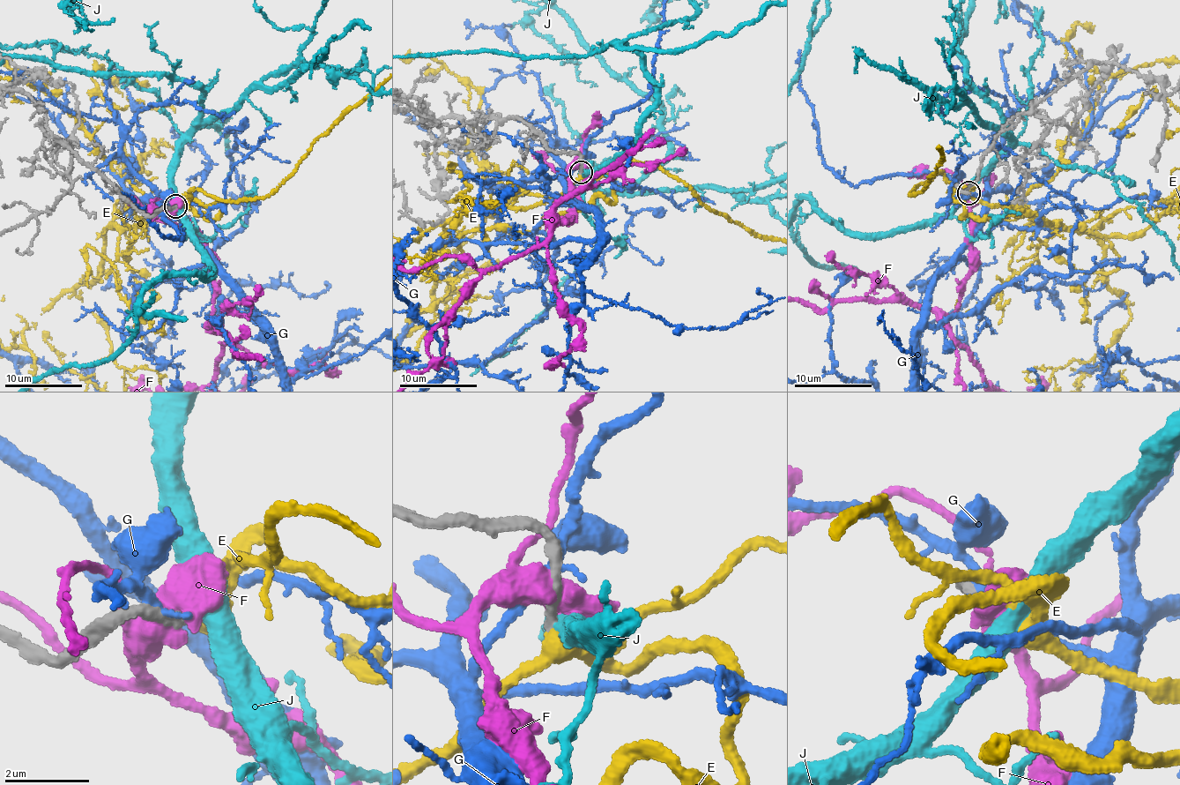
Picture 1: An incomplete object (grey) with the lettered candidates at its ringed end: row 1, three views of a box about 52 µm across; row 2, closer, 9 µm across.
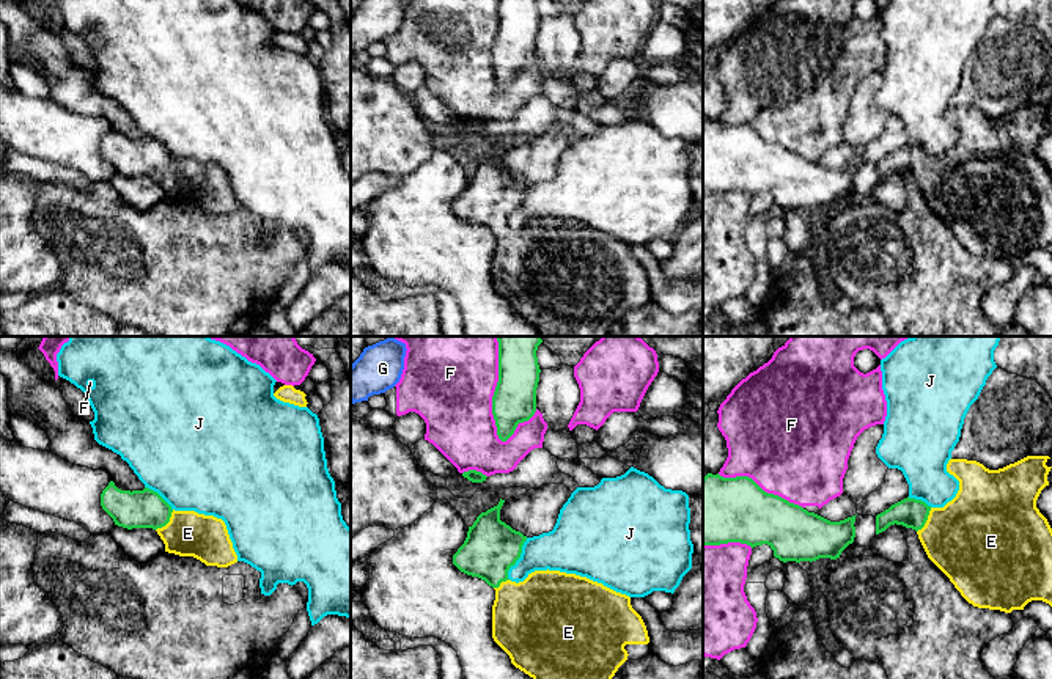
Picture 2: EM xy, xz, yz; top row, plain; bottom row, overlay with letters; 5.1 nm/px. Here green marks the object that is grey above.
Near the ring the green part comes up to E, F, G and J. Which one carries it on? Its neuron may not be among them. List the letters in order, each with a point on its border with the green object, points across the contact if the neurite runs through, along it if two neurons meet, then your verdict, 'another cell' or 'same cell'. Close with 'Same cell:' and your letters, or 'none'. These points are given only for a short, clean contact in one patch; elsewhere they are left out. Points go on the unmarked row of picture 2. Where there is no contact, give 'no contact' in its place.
E: meets green in xy at (167, 170); runs through xy (145, 156), (167, 170), (187, 181); same cell
F: meets green in xz at (492, 46); another cell
G: no contact; another cell
J: meets green in xz at (519, 205); border along xz (527, 186), (521, 205), (508, 219), (508, 227); another cell
Same cell: E

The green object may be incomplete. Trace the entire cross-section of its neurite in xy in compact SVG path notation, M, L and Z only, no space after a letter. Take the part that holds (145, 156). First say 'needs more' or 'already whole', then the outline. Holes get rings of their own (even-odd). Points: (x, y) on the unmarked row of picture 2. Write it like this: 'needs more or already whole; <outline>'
needs more; M110 129L101 141L101 154L118 174L156 178L168 201L193 204L206 214L217 215L237 211L222 167L195 159L175 159L148 135L131 140Z

